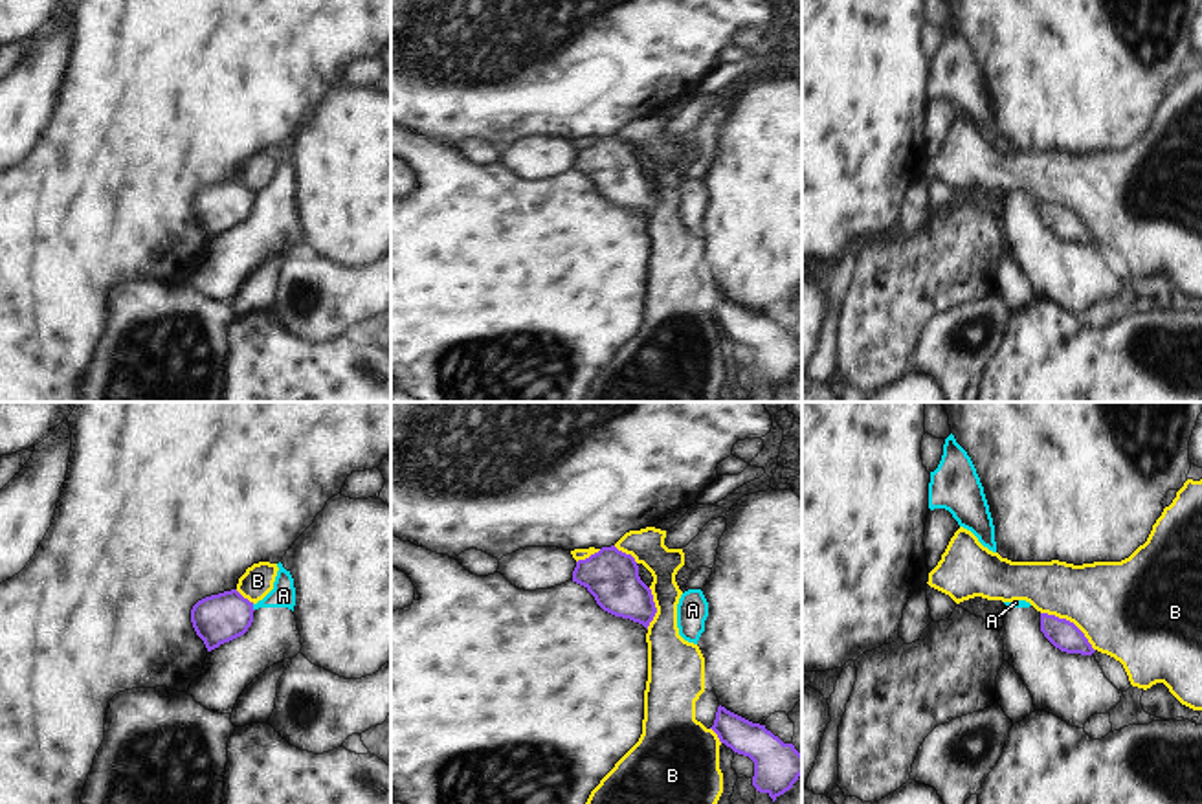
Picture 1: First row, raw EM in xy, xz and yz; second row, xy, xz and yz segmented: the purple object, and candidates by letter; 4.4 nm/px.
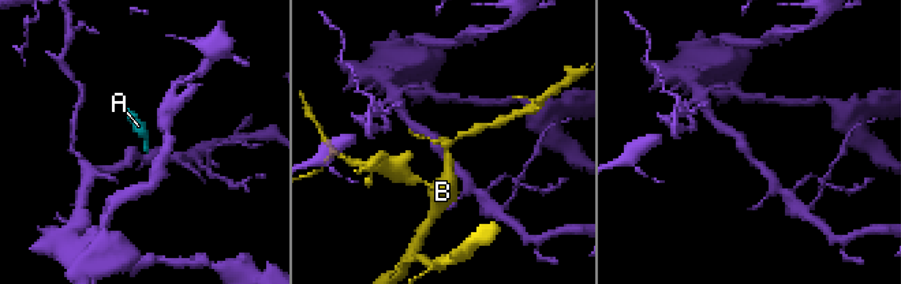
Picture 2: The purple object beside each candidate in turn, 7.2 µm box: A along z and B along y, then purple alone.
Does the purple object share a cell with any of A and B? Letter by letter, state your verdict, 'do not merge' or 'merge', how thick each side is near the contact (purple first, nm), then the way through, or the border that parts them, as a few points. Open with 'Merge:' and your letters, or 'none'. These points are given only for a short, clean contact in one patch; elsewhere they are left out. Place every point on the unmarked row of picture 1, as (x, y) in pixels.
Merge: none
A: do not merge | 220/110 nm | along xy (252, 193), (254, 199)
B: do not merge | 130/420 nm

